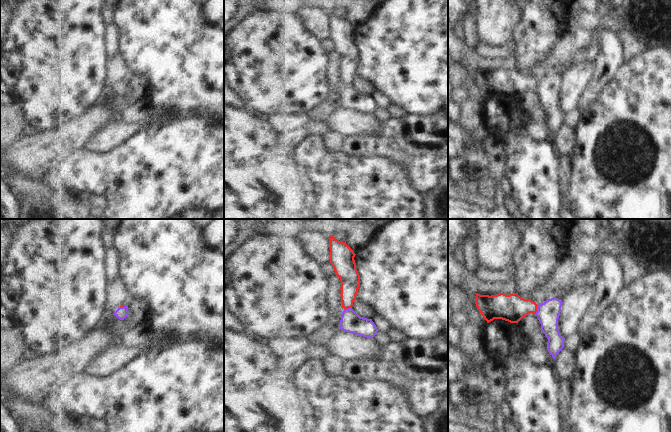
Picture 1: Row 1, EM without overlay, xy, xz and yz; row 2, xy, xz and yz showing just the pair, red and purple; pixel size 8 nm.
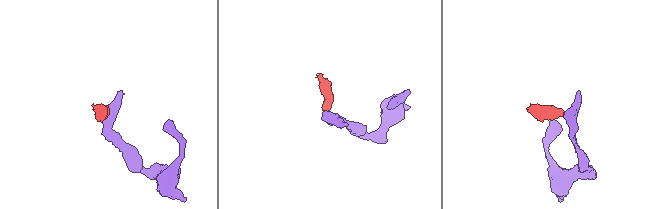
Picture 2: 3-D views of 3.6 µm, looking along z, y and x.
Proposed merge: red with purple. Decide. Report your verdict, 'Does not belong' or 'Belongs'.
Belongs

